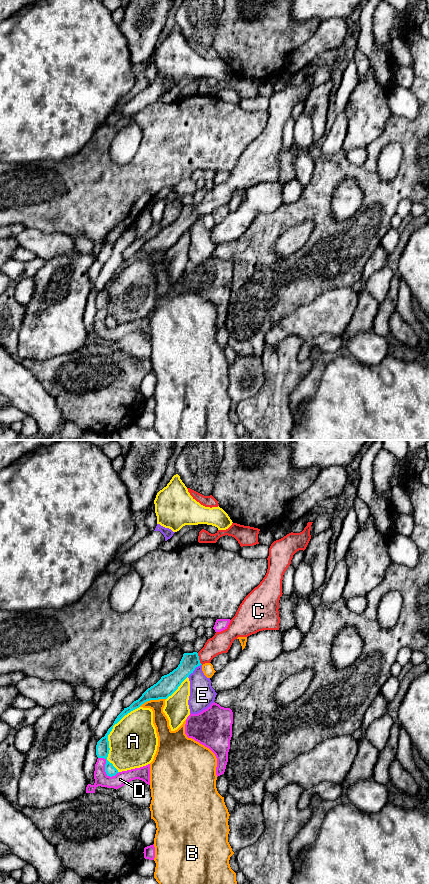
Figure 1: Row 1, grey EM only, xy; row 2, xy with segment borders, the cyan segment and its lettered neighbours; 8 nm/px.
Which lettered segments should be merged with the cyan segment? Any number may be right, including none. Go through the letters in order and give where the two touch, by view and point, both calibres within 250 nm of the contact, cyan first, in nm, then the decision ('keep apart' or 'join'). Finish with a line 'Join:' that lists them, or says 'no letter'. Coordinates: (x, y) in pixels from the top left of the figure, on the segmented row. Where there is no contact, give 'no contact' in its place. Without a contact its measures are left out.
A: contact xy (107, 736); calibres 110 and 400 nm; keep apart
B: contact xy (152, 699); calibres 160 and 120 nm; keep apart
C: contact xy (198, 659); calibres 140 and 160 nm; join
D: contact xy (105, 770); calibres 110 and 110 nm; keep apart
E: contact xy (194, 669); calibres 160 and 200 nm; keep apart
Join: C

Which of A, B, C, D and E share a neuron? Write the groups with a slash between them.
A / B / C / D / E

